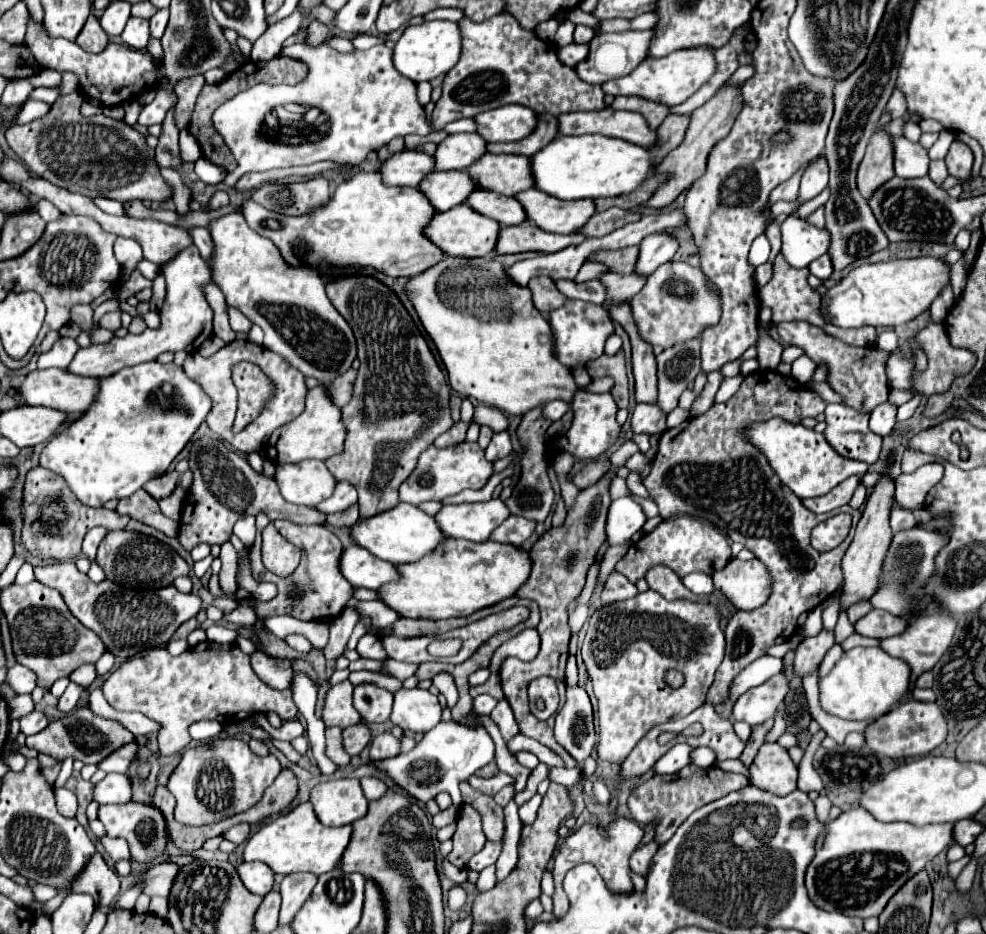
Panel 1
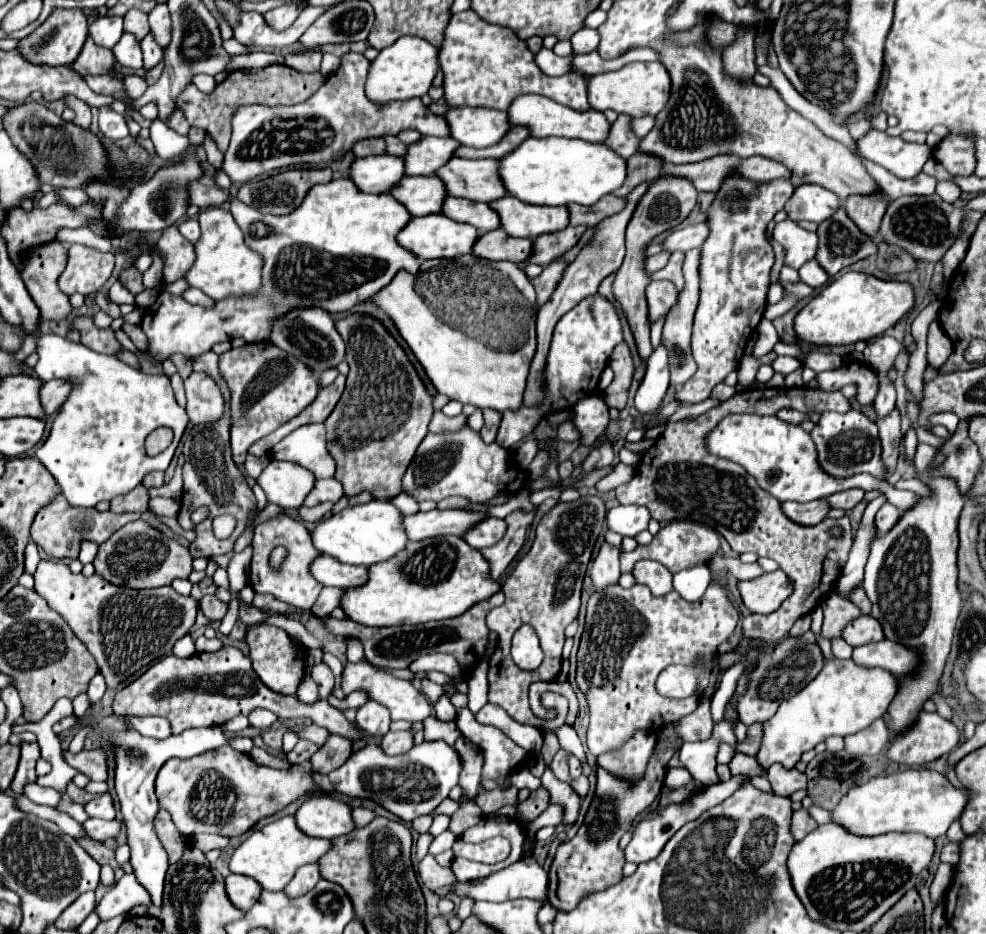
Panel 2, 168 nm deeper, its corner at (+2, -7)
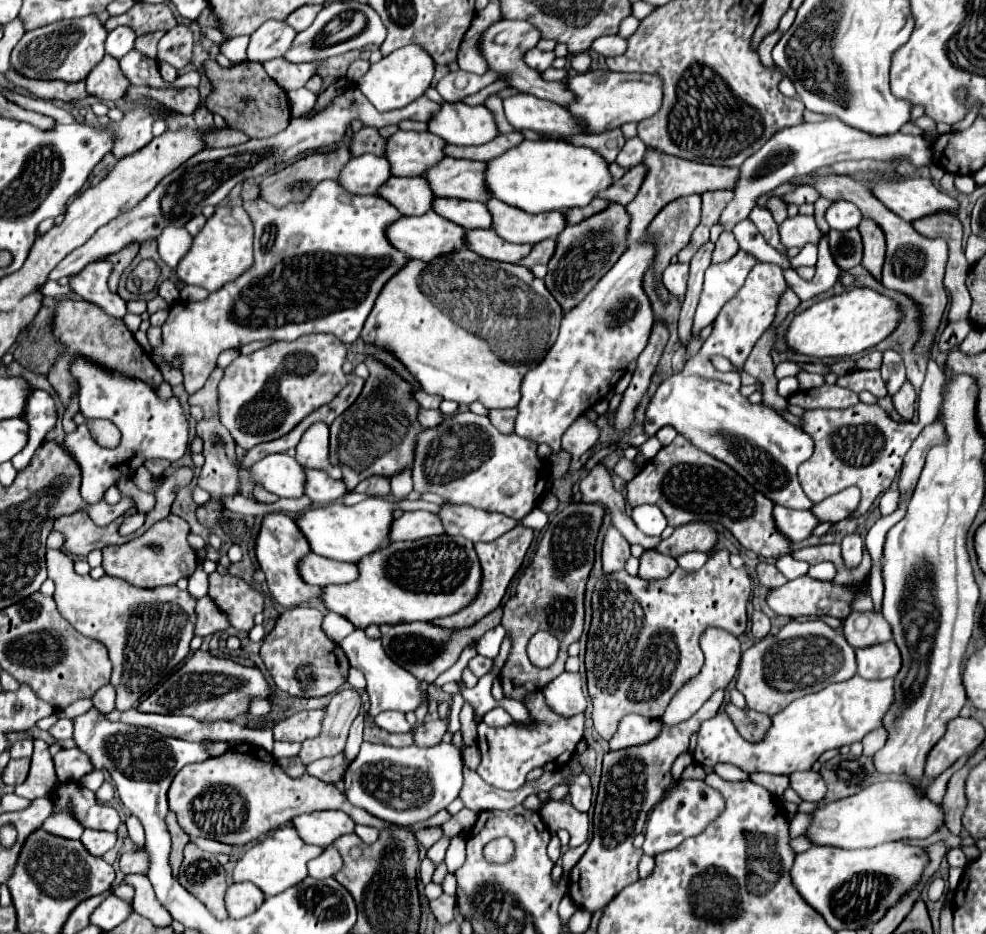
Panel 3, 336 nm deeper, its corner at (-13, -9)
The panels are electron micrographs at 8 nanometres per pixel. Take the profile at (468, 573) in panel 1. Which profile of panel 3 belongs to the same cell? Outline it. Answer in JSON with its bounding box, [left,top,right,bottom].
[321,535,481,627]

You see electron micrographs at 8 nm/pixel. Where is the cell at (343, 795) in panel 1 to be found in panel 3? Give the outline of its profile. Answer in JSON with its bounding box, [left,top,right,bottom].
[291,811,355,847]

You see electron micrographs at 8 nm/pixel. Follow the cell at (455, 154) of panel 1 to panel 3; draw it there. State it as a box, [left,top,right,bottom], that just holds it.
[385,129,443,177]

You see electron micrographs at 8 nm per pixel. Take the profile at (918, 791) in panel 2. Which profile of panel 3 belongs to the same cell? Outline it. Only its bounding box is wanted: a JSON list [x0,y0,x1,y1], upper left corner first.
[805,781,943,849]

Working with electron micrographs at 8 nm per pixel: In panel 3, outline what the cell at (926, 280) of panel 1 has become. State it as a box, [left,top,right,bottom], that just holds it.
[787,289,901,359]

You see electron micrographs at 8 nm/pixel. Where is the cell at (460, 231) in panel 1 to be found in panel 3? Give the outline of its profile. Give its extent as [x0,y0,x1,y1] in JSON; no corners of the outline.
[385,211,463,261]

